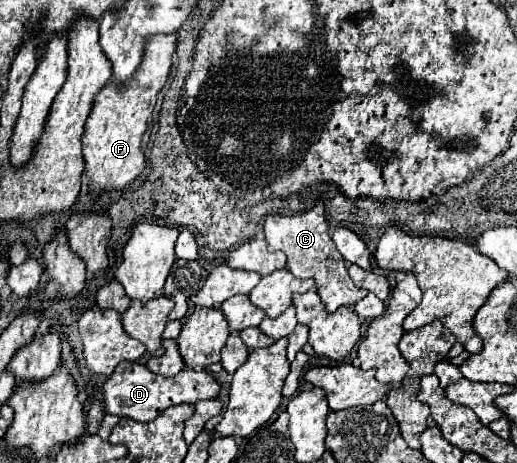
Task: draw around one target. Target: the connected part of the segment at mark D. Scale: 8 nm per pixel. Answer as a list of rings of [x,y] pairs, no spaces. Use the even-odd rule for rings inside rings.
[[[121,362],[121,366],[117,366],[117,370],[109,376],[109,380],[103,386],[103,404],[107,414],[129,416],[137,422],[149,422],[169,406],[195,404],[197,400],[217,398],[219,390],[221,386],[217,384],[217,380],[205,370],[193,370],[185,366],[179,374],[165,378],[165,376],[151,374],[149,370],[145,370],[143,364]]]

